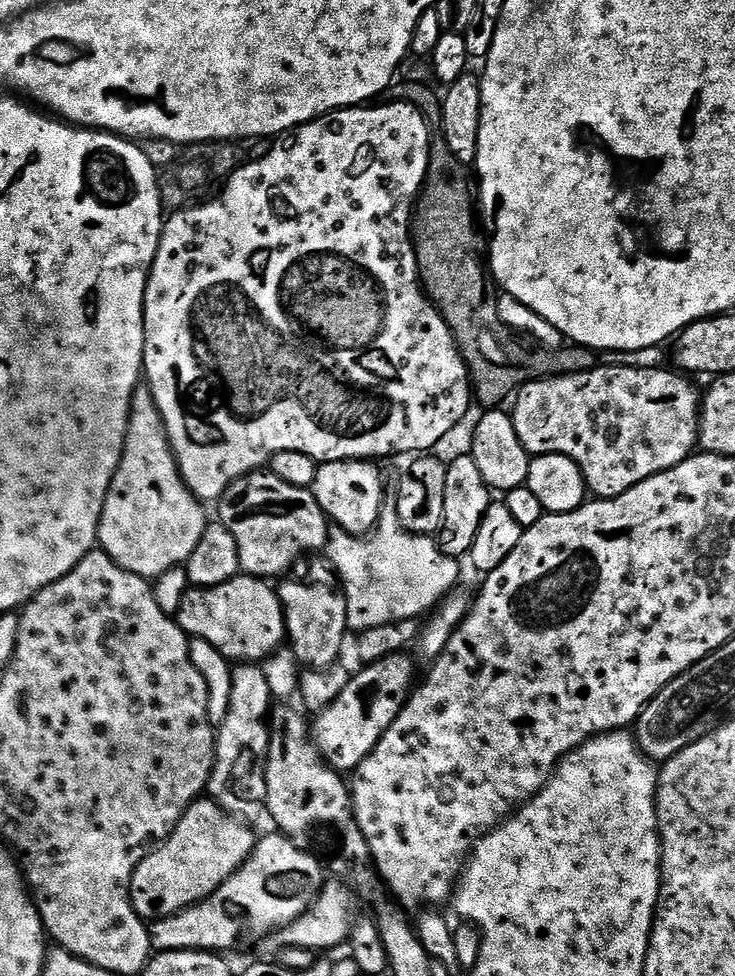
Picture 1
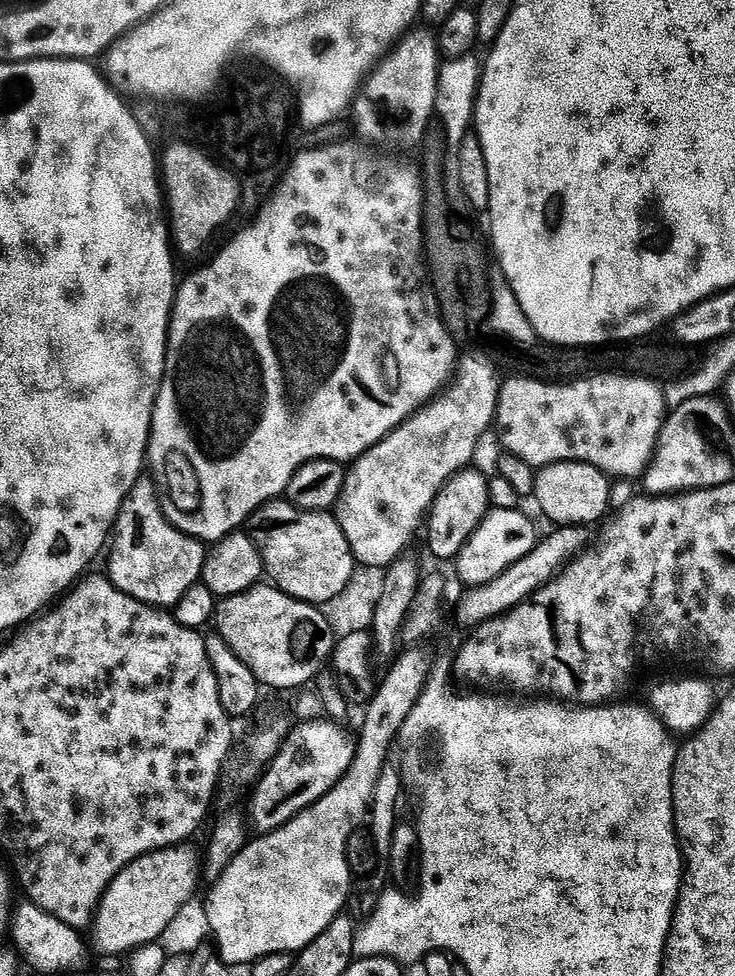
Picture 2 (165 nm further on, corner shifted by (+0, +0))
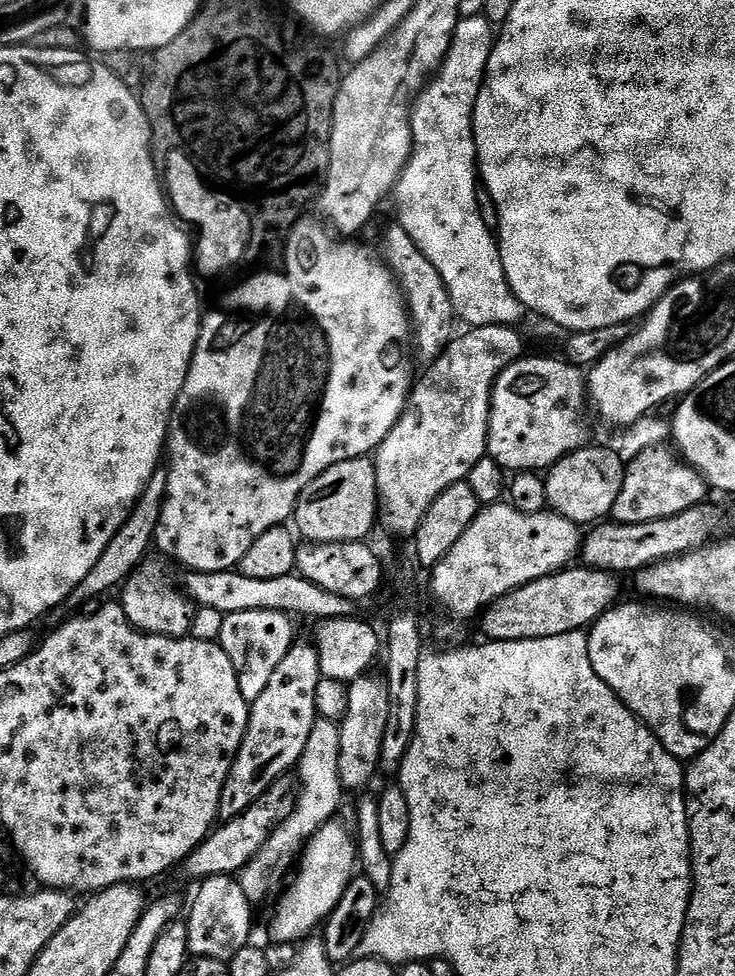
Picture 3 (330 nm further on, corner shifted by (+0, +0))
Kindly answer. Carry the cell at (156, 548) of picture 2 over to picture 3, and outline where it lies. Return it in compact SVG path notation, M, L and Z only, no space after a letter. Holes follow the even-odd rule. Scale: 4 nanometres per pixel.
M148 558L124 581L118 603L124 608L129 622L140 632L148 632L151 636L184 638L192 631L194 605L177 585L176 588L168 581L167 570L158 561Z

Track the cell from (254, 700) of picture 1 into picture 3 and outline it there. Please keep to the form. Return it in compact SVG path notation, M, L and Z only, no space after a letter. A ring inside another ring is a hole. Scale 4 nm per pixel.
M231 875L208 876L201 879L195 888L196 897L190 900L186 912L189 953L202 960L232 960L238 950L249 947L253 903L243 892L241 881Z

